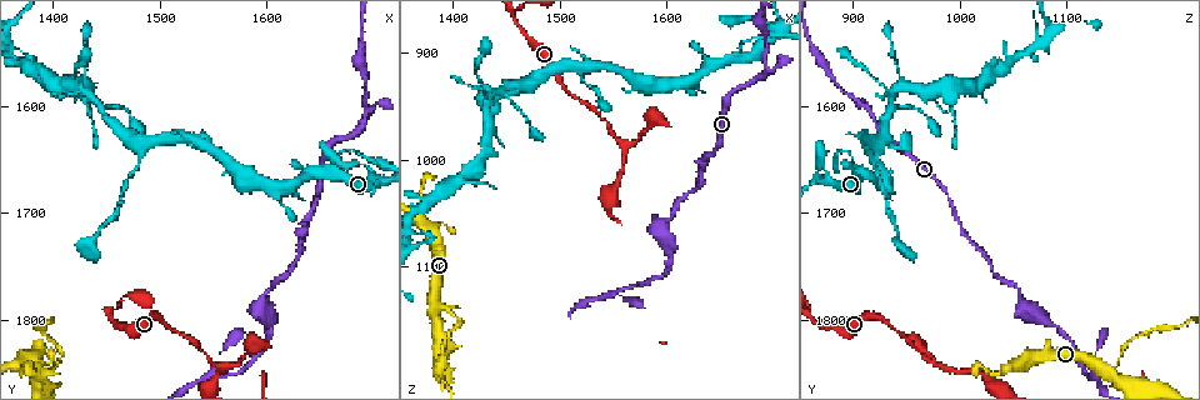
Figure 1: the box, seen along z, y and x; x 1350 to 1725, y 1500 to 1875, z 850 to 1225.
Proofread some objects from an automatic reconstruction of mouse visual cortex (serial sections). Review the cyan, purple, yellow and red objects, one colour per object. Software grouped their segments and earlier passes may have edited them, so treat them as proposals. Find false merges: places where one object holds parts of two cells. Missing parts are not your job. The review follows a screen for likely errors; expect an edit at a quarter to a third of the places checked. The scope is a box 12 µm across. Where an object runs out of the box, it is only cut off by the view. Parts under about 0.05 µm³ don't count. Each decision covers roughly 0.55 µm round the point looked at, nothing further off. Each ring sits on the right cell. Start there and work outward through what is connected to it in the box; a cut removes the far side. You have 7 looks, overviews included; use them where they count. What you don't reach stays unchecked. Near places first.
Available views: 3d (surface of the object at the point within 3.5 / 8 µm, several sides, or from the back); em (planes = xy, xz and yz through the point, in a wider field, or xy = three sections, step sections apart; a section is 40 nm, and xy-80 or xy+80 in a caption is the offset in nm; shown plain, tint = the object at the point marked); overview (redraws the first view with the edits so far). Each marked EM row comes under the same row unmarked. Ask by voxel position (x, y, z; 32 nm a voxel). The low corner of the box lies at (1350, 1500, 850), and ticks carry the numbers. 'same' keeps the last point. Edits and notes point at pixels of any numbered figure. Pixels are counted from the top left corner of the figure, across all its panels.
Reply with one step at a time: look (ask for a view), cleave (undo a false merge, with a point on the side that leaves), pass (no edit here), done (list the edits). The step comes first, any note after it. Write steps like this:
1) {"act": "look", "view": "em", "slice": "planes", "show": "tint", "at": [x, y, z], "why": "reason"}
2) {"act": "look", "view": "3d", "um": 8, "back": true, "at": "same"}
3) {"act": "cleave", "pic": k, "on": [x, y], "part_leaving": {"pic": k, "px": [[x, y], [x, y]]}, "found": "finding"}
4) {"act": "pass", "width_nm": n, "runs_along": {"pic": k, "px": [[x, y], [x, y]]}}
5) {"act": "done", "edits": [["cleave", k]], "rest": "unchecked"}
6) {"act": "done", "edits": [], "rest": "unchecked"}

{"act": "look", "view": "3d", "um": 3.5, "at": [1552, 1852, 1126], "why": "abrupt turn"}

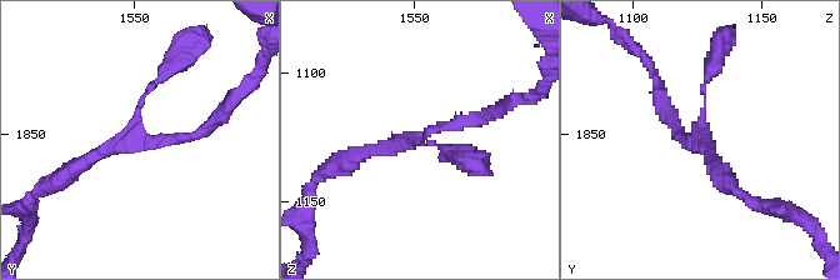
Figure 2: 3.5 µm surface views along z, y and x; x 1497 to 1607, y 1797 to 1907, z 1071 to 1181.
{"act": "pass", "arms": 3, "runs_along": {"pic": 2, "px": [[676, 128], [685, 143], [699, 135], [711, 66]]}, "found": "all the same cell"}

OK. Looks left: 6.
{"act": "look", "view": "3d", "um": 3.5, "at": [1558, 1842, 984], "why": "three arms meet"}

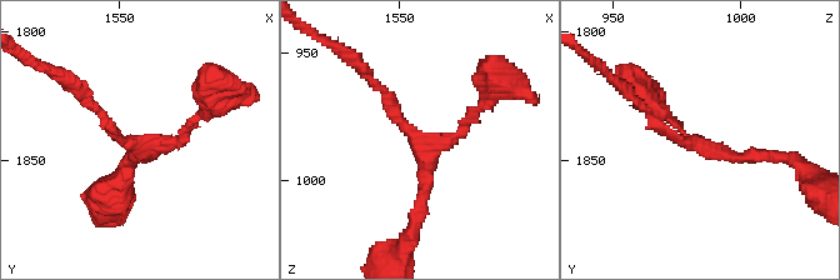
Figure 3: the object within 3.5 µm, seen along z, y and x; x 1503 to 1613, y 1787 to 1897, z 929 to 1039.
{"act": "look", "view": "em", "slice": "planes", "show": "tint", "at": [1558, 1844, 984], "arms": 3, "arm_widths_nm": [100, 150, 200], "why": "need the tissue"}

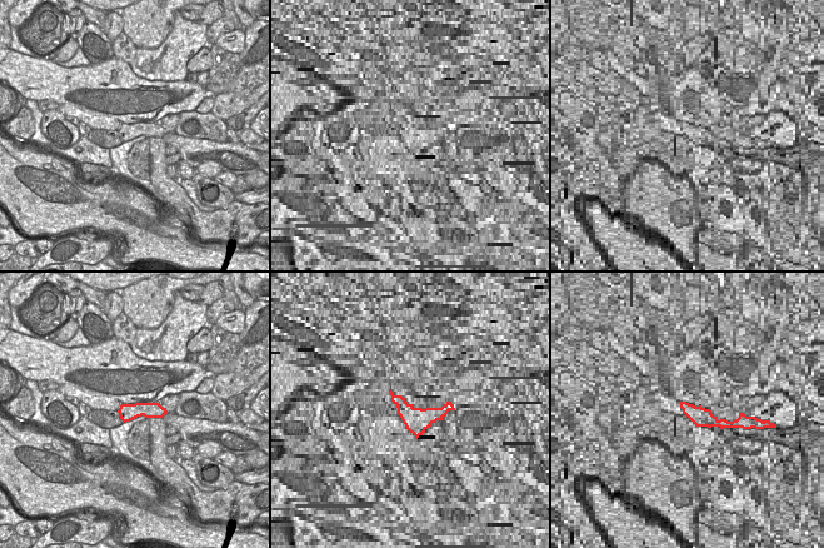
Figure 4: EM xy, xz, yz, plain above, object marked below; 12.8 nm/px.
{"act": "look", "view": "em", "slice": "xy", "step": 1, "show": "tint", "at": "same", "why": "cut it another way"}

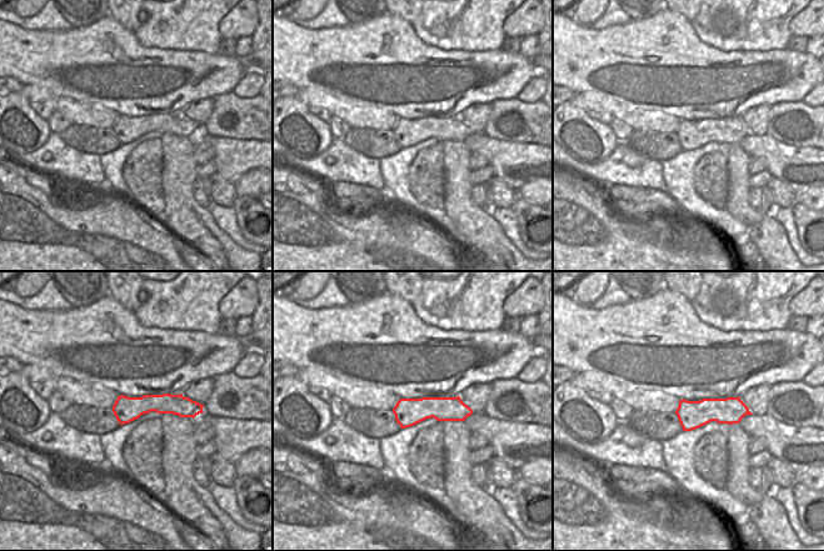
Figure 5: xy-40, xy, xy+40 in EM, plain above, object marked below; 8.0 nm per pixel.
{"act": "pass", "runs_along": {"pic": 3, "px": [[643, 106], [681, 141], [778, 156]]}, "found": "continuous, no second cell"}

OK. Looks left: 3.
{"act": "look", "view": "3d", "um": 8, "at": [1670, 1642, 898], "why": "sharp bend"}

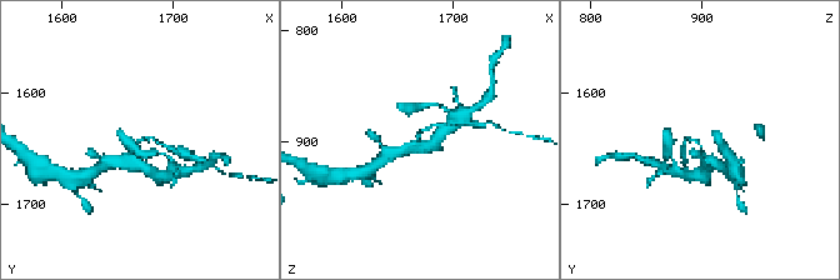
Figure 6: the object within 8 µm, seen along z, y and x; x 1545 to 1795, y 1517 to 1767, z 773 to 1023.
{"act": "look", "view": "em", "slice": "xy", "step": 1, "show": "tint", "at": [1668, 1642, 896], "why": "shape alone is not enough"}

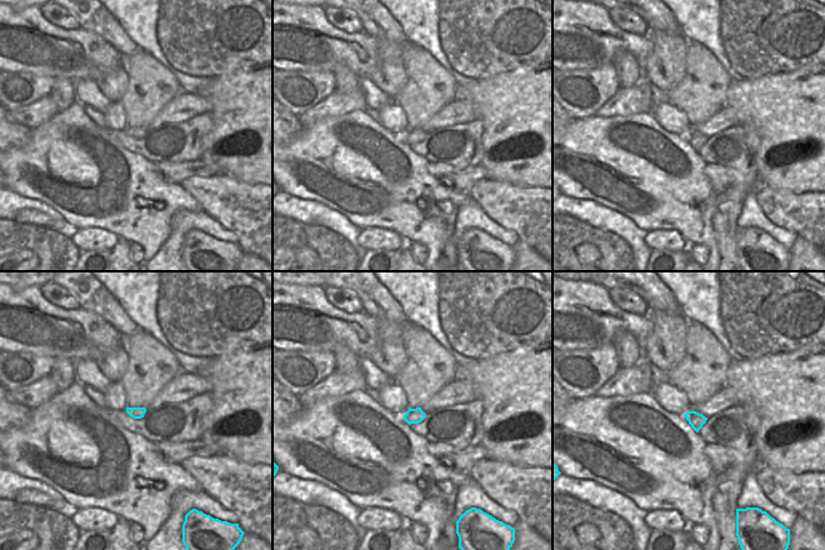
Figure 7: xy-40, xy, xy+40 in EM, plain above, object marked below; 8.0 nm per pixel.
{"act": "cleave", "pic": 6, "on": [180, 150], "part_leaving": {"pic": 6, "px": [[140, 143], [153, 139], [181, 151]]}, "found": "two cells meet here"}

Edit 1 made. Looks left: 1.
{"act": "done", "edits": [["cleave", 6]], "rest": "unchecked"}

